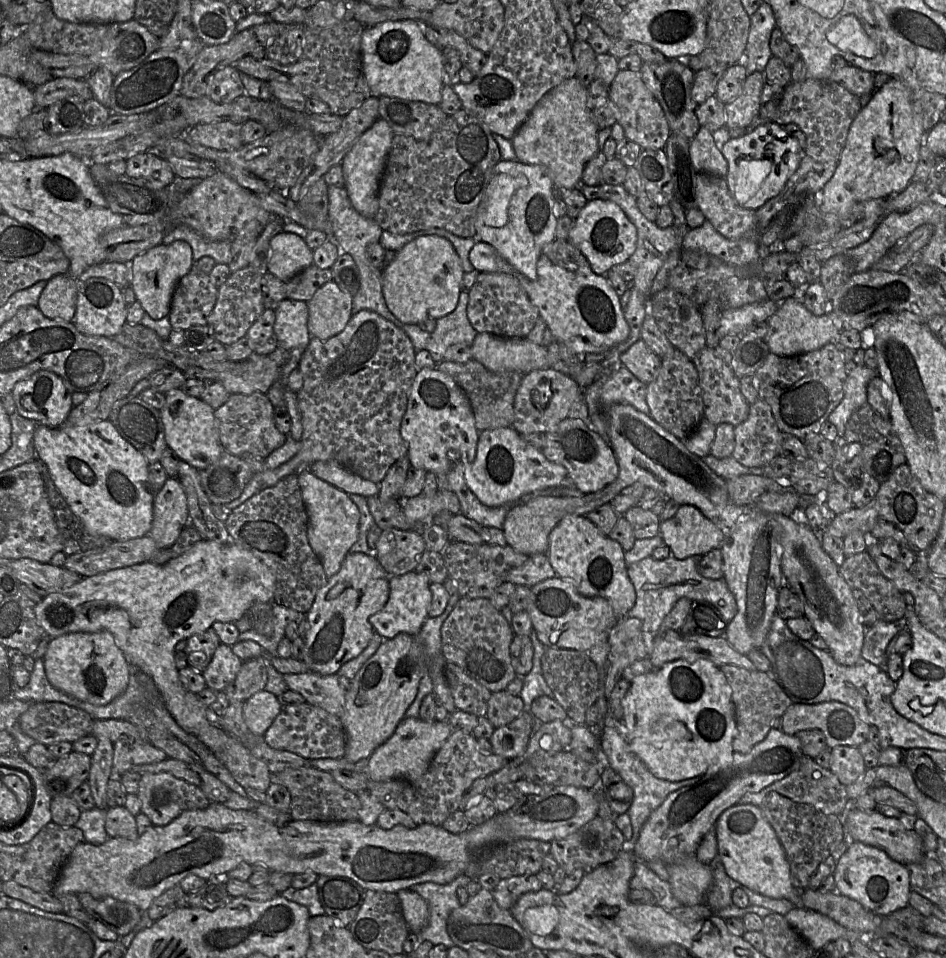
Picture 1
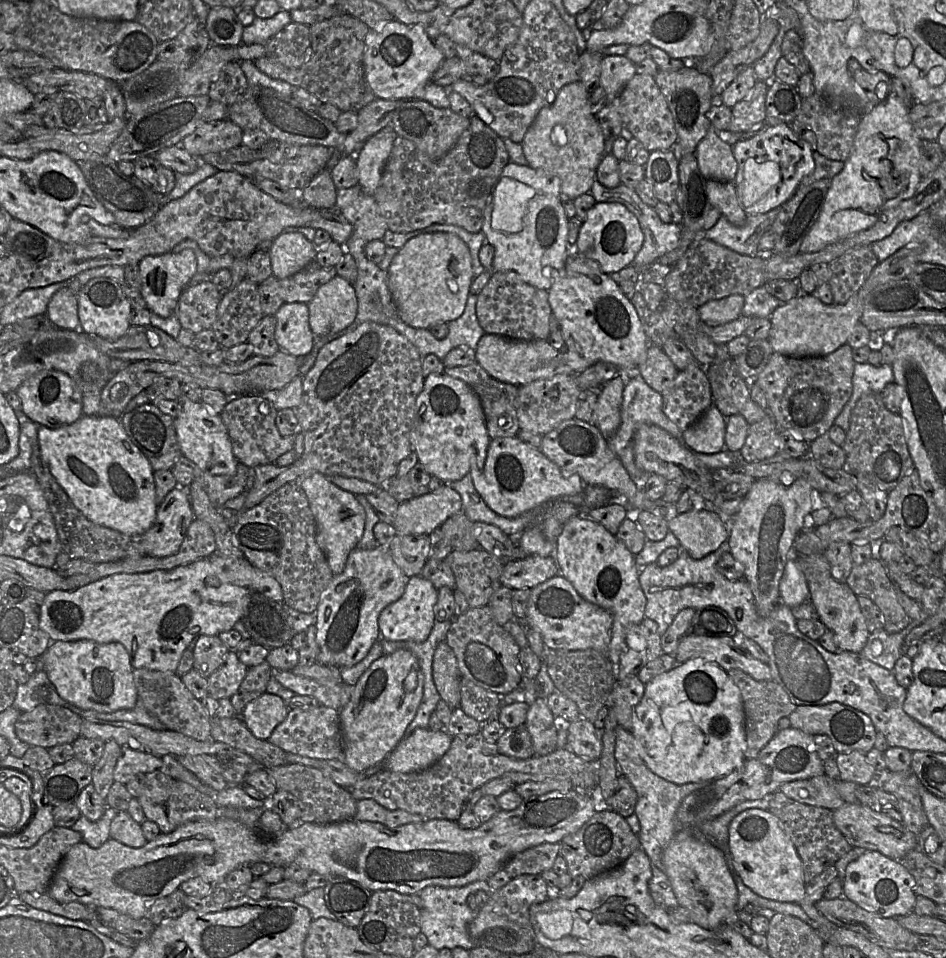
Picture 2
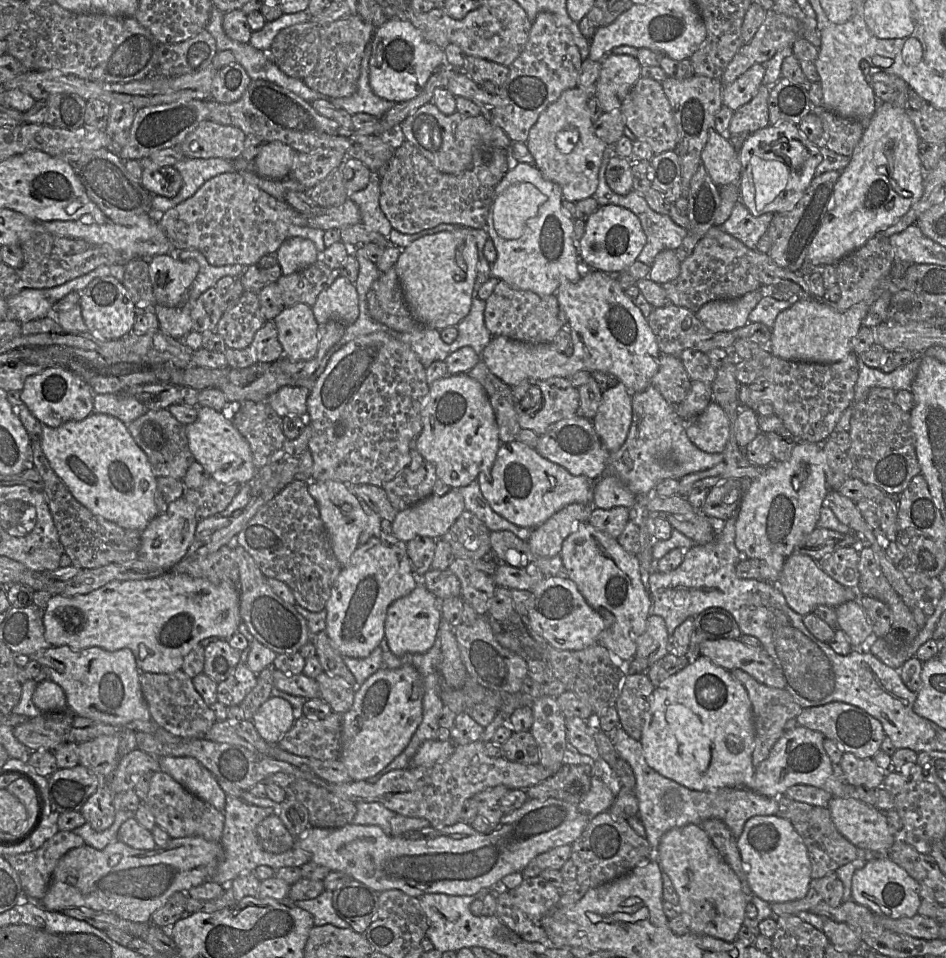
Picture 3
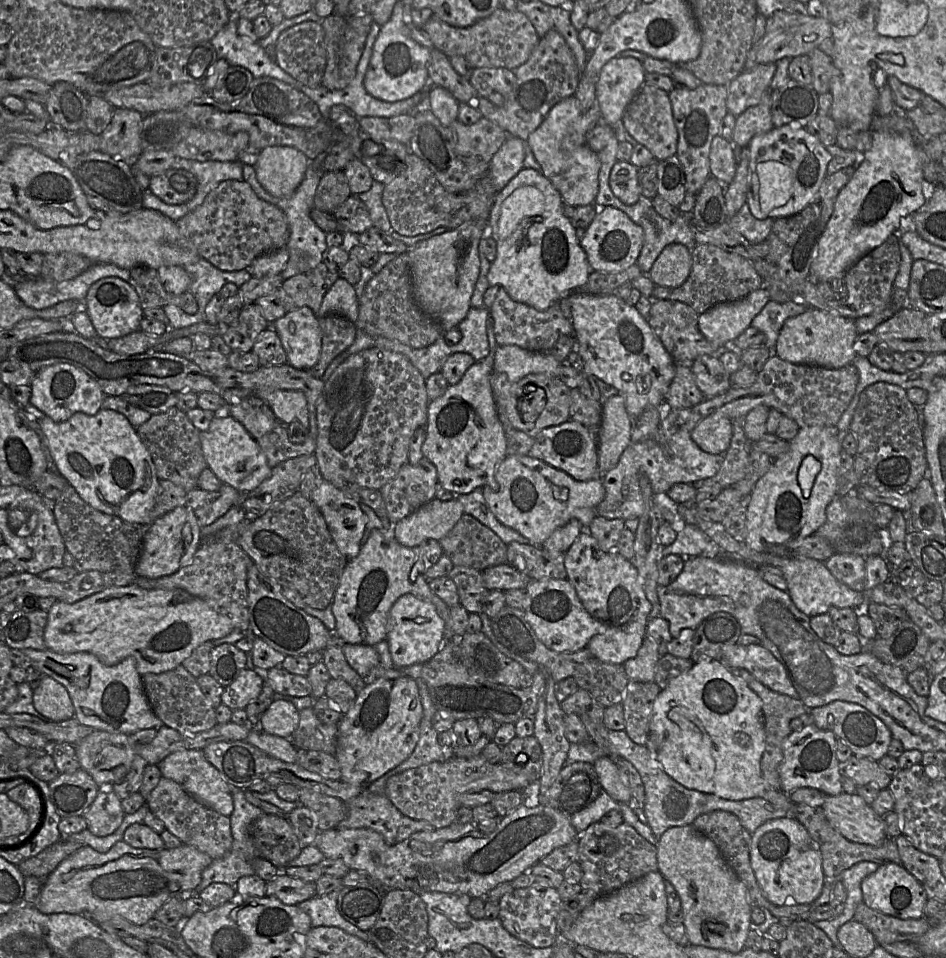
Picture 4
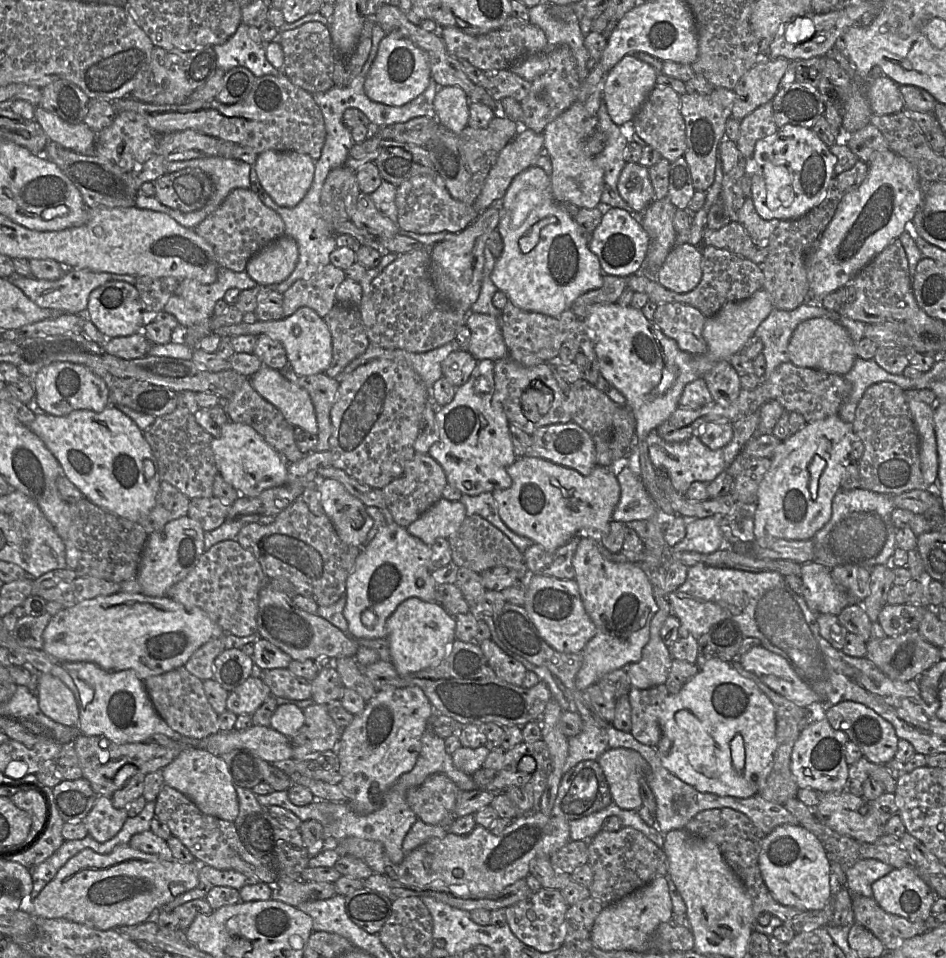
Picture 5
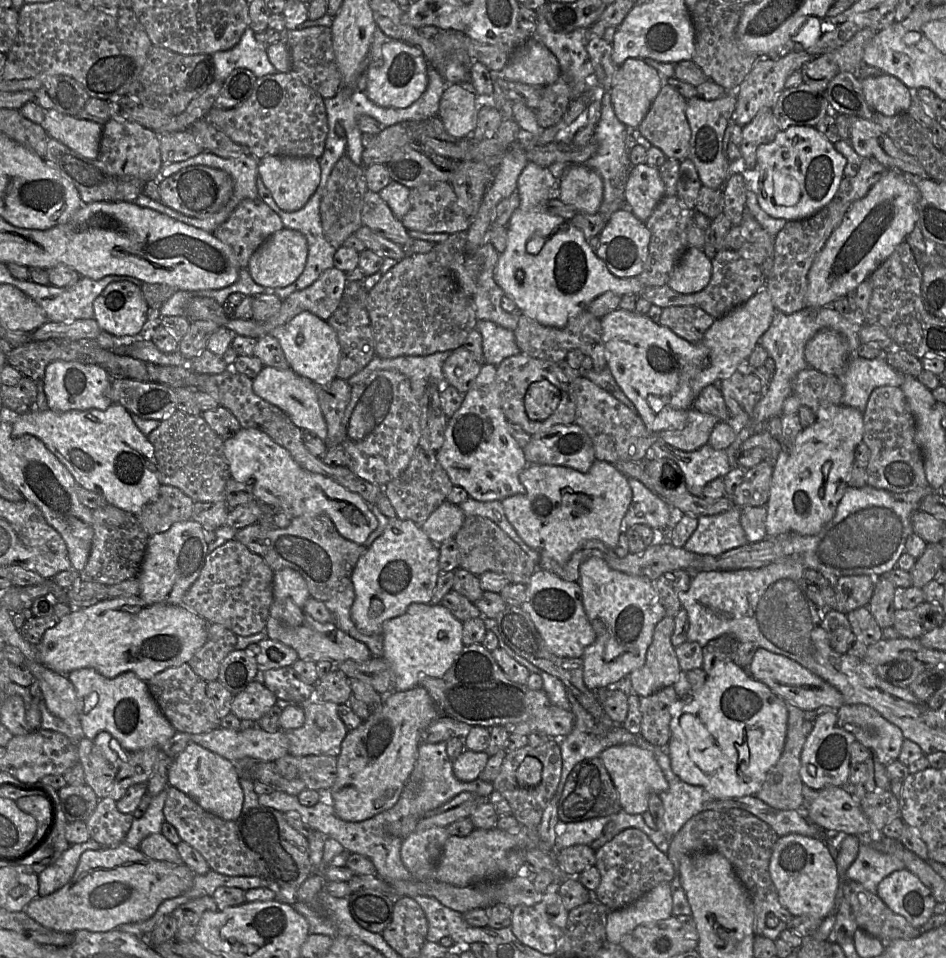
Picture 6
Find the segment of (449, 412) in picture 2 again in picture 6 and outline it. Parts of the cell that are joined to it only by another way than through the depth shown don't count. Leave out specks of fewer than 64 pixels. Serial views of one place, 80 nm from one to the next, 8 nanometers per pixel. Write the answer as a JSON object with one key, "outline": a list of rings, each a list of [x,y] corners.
{"outline":[[[481,365],[472,387],[464,395],[461,407],[448,419],[445,441],[436,458],[454,486],[465,489],[477,501],[502,501],[524,493],[519,474],[528,466],[523,449],[512,437],[501,407],[496,366]]]}

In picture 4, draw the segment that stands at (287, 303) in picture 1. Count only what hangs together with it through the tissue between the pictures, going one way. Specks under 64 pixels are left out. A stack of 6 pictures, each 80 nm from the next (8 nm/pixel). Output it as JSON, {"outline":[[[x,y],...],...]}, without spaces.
{"outline":[[[308,307],[286,312],[271,327],[286,353],[287,364],[298,370],[312,368],[319,360],[322,332],[318,317]]]}

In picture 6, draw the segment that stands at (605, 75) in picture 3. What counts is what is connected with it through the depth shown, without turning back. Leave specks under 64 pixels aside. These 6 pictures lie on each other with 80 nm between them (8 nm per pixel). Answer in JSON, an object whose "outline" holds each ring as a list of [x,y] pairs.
{"outline":[[[626,59],[608,90],[617,118],[627,128],[637,129],[663,85],[665,79],[643,59]]]}

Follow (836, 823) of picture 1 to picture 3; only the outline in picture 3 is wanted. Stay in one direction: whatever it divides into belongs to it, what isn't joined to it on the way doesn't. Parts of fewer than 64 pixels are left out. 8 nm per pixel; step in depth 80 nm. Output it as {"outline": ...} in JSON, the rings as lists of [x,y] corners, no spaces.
{"outline":[[[786,795],[779,796],[777,799],[779,815],[789,820],[796,832],[802,838],[811,862],[811,877],[818,879],[829,873],[836,872],[838,868],[856,859],[868,861],[871,856],[876,856],[870,851],[862,850],[845,837],[843,837],[833,824],[828,808],[821,808],[806,803],[794,801]]]}

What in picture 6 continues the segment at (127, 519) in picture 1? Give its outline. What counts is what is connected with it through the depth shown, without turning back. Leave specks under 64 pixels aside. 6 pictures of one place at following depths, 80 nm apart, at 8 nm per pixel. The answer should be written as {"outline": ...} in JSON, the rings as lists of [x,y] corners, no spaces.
{"outline":[[[114,403],[105,411],[88,409],[59,413],[49,409],[38,411],[32,408],[28,412],[14,414],[12,436],[17,438],[30,434],[37,437],[68,470],[79,486],[101,495],[108,505],[136,516],[146,505],[157,498],[161,484],[154,448],[147,437],[135,426],[130,414],[123,406]]]}

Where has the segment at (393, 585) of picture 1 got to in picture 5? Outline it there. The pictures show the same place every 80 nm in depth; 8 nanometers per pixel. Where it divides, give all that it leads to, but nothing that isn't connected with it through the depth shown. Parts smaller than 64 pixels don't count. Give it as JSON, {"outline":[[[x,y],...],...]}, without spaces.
{"outline":[[[412,597],[403,601],[386,621],[391,663],[400,675],[438,666],[449,654],[455,638],[456,622],[440,604]]]}

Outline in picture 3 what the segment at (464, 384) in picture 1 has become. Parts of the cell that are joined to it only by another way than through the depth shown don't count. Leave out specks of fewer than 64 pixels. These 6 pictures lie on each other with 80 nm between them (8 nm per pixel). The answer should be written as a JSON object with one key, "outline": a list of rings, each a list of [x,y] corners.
{"outline":[[[478,362],[466,373],[484,388],[499,430],[501,443],[514,441],[521,430],[514,409],[511,387],[493,375],[484,362]]]}

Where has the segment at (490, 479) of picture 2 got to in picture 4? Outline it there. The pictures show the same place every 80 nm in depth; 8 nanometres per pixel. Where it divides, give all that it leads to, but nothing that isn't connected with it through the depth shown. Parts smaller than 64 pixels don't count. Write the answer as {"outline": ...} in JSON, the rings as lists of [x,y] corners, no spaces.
{"outline":[[[507,455],[497,466],[494,482],[482,486],[489,509],[505,526],[541,546],[559,527],[571,519],[588,526],[598,515],[597,506],[605,496],[601,478],[580,481],[565,471],[530,455]]]}

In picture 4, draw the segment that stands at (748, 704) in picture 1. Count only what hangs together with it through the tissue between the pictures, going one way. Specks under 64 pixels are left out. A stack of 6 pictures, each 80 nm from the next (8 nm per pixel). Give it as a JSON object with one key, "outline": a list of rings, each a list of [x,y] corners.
{"outline":[[[731,669],[733,675],[742,678],[749,688],[754,691],[762,700],[763,723],[765,730],[765,750],[761,758],[761,772],[765,781],[775,790],[781,791],[779,768],[783,760],[783,743],[792,733],[790,722],[801,717],[806,712],[806,707],[798,698],[792,698],[774,692],[760,683],[748,671],[744,669]]]}

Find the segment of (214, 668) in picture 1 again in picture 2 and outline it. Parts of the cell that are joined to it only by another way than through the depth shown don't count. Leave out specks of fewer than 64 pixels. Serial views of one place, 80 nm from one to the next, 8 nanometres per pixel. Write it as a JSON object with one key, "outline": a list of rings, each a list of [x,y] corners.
{"outline":[[[229,649],[224,663],[208,678],[209,695],[215,699],[230,699],[239,689],[248,667]]]}

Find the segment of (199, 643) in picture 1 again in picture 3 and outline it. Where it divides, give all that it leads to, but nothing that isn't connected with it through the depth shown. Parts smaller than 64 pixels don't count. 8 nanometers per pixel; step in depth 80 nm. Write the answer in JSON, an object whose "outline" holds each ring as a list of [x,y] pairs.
{"outline":[[[217,639],[204,648],[203,674],[217,683],[229,678],[241,661],[240,651],[232,648],[227,640]]]}

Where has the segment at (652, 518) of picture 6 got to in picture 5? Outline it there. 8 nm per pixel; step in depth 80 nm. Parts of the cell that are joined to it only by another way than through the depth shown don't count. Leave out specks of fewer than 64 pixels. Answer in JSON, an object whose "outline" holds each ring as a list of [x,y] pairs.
{"outline":[[[629,465],[616,477],[620,485],[620,499],[613,511],[612,520],[623,523],[633,520],[647,521],[657,513],[658,508],[647,493],[640,476]]]}

